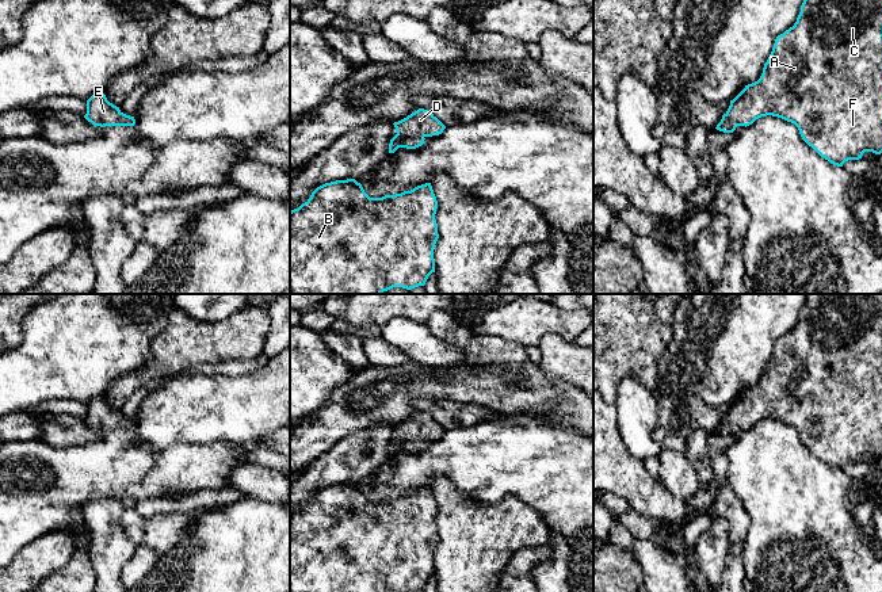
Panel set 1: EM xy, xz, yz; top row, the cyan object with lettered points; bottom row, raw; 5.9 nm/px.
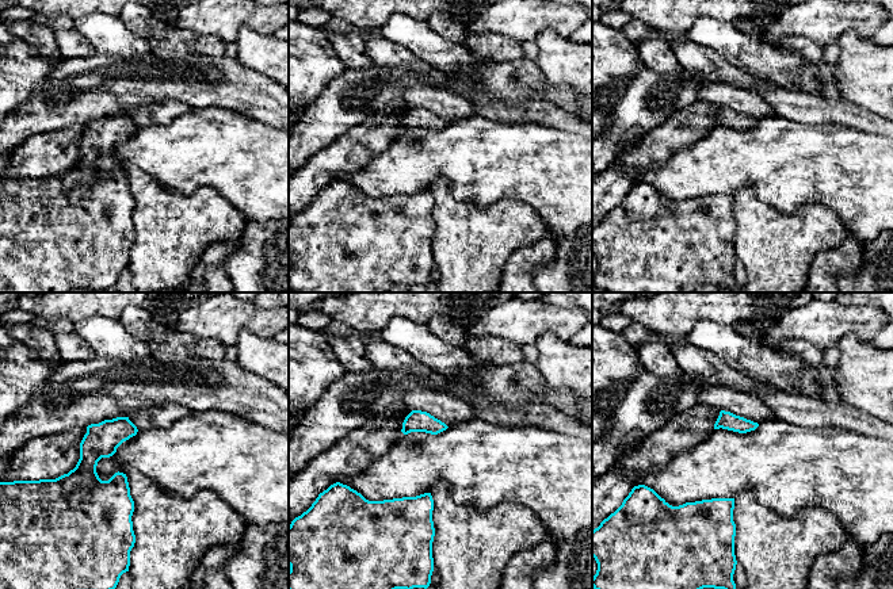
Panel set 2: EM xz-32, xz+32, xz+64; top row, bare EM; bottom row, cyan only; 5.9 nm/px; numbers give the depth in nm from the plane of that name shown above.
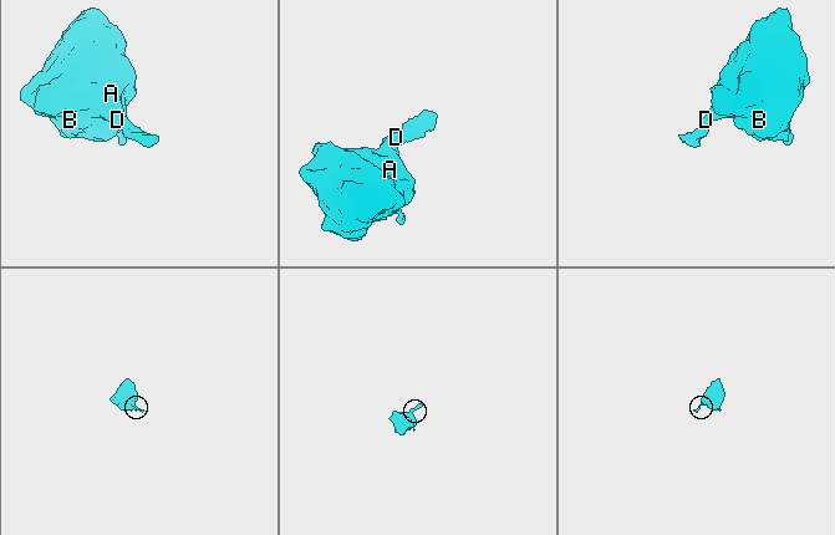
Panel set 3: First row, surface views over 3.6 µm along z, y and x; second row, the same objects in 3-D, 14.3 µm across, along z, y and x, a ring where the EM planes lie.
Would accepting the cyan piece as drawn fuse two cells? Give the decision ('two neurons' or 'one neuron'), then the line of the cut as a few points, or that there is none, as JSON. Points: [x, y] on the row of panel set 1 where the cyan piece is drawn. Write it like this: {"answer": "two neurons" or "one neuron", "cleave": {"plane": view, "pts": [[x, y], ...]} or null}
{"answer": "one neuron", "cleave": null}

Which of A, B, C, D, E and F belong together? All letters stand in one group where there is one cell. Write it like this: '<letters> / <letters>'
A B C D E F

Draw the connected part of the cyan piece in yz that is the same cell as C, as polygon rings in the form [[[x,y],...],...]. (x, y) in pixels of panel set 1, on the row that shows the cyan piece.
[[[803,0],[801,12],[793,27],[778,35],[772,51],[764,64],[760,79],[730,100],[728,111],[722,115],[717,130],[733,133],[737,126],[749,126],[761,117],[778,117],[794,123],[802,140],[831,164],[843,167],[848,160],[862,158],[864,152],[882,153],[882,0]]]

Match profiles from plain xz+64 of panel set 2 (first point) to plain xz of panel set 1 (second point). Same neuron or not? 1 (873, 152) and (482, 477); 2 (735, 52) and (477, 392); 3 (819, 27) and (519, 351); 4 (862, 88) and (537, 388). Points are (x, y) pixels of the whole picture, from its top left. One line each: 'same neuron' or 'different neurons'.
1: same neuron
2: different neurons
3: different neurons
4: different neurons

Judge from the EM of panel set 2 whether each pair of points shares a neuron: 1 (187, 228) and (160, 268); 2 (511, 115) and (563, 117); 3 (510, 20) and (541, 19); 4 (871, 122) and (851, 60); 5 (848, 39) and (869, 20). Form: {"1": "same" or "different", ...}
{"1": "same", "2": "same", "3": "same", "4": "different", "5": "different"}

